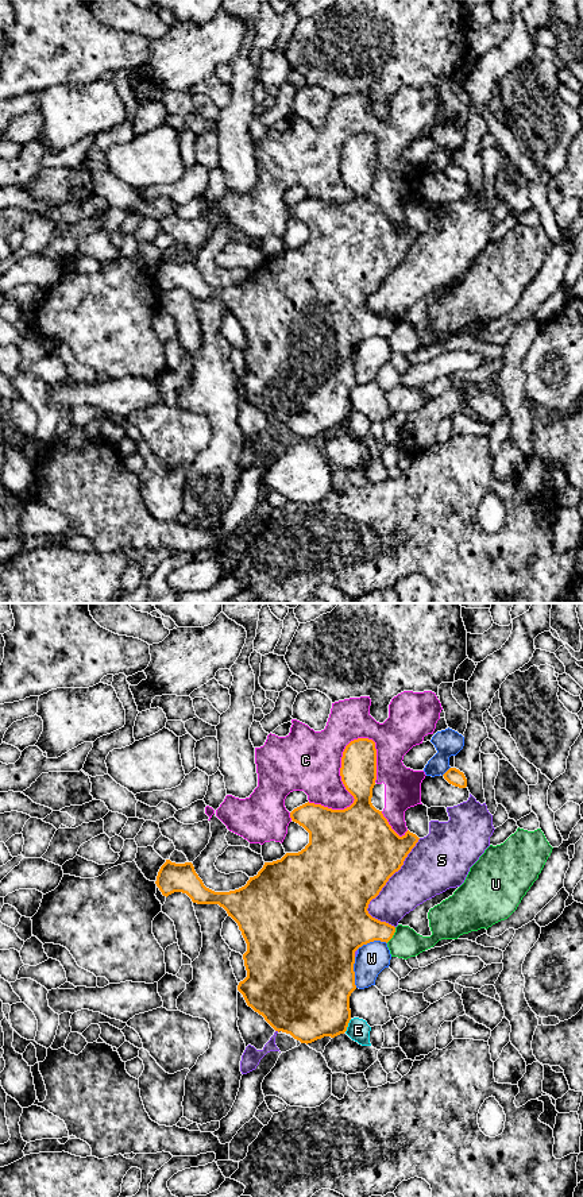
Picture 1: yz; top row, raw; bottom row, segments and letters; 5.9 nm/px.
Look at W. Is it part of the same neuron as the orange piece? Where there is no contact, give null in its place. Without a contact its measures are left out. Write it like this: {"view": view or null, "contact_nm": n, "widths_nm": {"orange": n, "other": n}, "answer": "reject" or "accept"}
{"view": "yz", "contact_nm": 180, "widths_nm": {"orange": 500, "other": 190}, "answer": "reject"}

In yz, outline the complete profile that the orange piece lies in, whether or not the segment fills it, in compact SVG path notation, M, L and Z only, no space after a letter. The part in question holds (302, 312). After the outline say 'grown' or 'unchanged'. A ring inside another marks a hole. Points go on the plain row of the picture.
M358 134L345 142L340 171L345 185L354 192L354 198L344 205L332 205L309 197L294 204L290 213L309 228L309 239L298 248L286 248L281 255L265 258L244 282L229 287L215 287L204 281L192 258L175 259L170 255L161 262L155 277L166 293L182 287L193 298L219 300L227 306L238 318L247 339L247 347L243 350L247 372L239 378L238 386L247 401L262 410L275 426L290 429L306 440L347 426L351 416L350 391L356 385L355 347L374 336L387 339L395 328L394 321L368 309L368 300L401 265L420 235L409 225L399 232L382 206L371 198L377 175L377 144L372 135Z | unchanged

